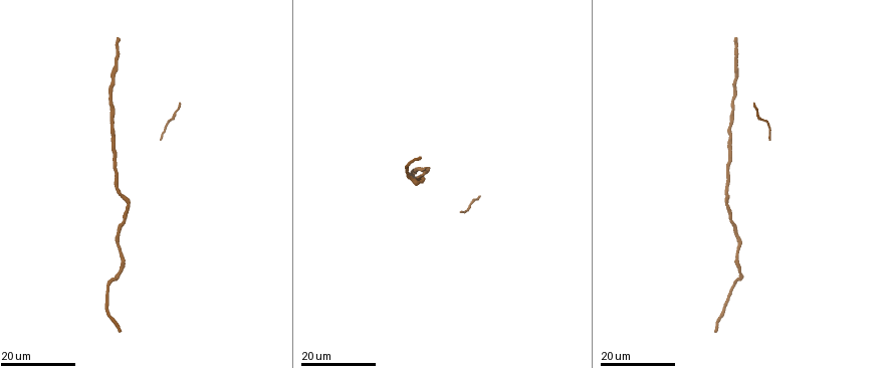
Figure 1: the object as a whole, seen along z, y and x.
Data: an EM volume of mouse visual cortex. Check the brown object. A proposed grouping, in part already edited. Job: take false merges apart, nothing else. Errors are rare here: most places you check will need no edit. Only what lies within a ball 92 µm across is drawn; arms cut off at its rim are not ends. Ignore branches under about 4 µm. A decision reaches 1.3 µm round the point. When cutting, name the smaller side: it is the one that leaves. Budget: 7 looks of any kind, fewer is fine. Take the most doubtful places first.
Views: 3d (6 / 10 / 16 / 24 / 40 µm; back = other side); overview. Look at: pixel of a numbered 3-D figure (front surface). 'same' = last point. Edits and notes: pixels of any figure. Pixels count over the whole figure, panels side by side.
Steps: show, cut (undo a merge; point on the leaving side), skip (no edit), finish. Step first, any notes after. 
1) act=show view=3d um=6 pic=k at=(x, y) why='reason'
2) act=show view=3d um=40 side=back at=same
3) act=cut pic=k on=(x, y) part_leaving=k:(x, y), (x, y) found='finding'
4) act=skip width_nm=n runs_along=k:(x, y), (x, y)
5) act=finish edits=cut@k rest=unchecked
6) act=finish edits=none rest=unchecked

act=show view=3d um=24 pic=1 at=(420, 169)

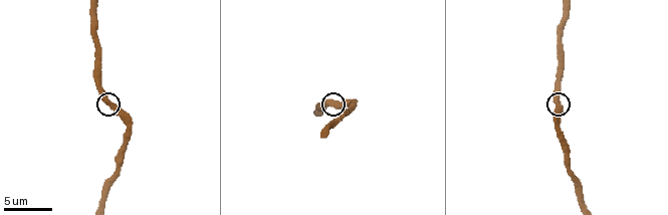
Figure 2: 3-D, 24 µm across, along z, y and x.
act=show view=3d um=10 pic=2 at=(558, 103)

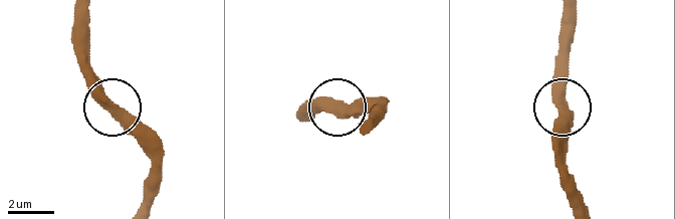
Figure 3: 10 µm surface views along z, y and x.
act=skip runs_along=3:(564, 110), (559, 154) found='all the same cell'

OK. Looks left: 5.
act=show view=3d um=16 pic=1 at=(113, 81) why='thin neck'

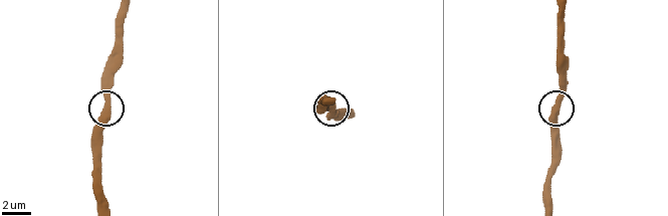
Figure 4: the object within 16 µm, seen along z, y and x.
act=show view=3d um=6 pic=4 at=(107, 101)

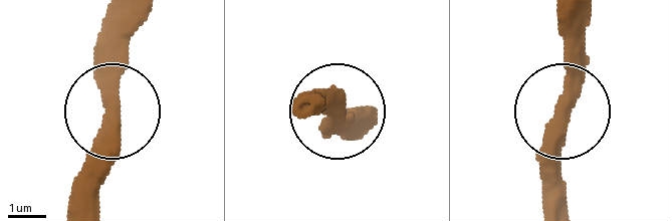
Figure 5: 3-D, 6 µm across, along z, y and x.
act=skip runs_along=5:(91, 199), (91, 161), (110, 103), (110, 17) found='one cell here'

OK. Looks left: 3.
act=show view=3d um=16 pic=1 at=(115, 137)

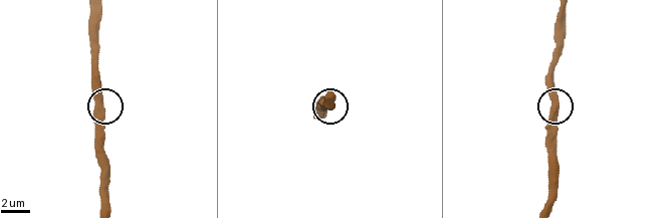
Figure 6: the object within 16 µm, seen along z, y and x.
act=show view=3d um=10 pic=6 at=(104, 112)

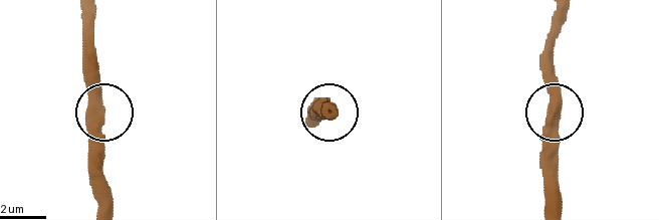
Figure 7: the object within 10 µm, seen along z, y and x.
act=show view=3d um=6 pic=7 at=(102, 110)

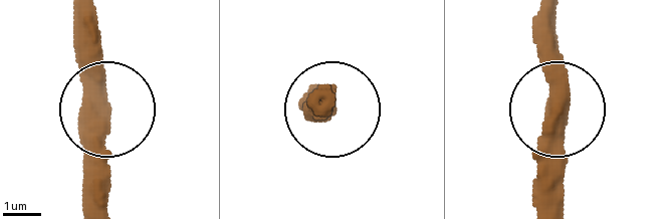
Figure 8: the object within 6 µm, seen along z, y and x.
act=skip runs_along=8:(102, 197), (108, 101), (92, 15) found='all the same cell'

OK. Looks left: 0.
act=finish edits=none rest=unchecked

